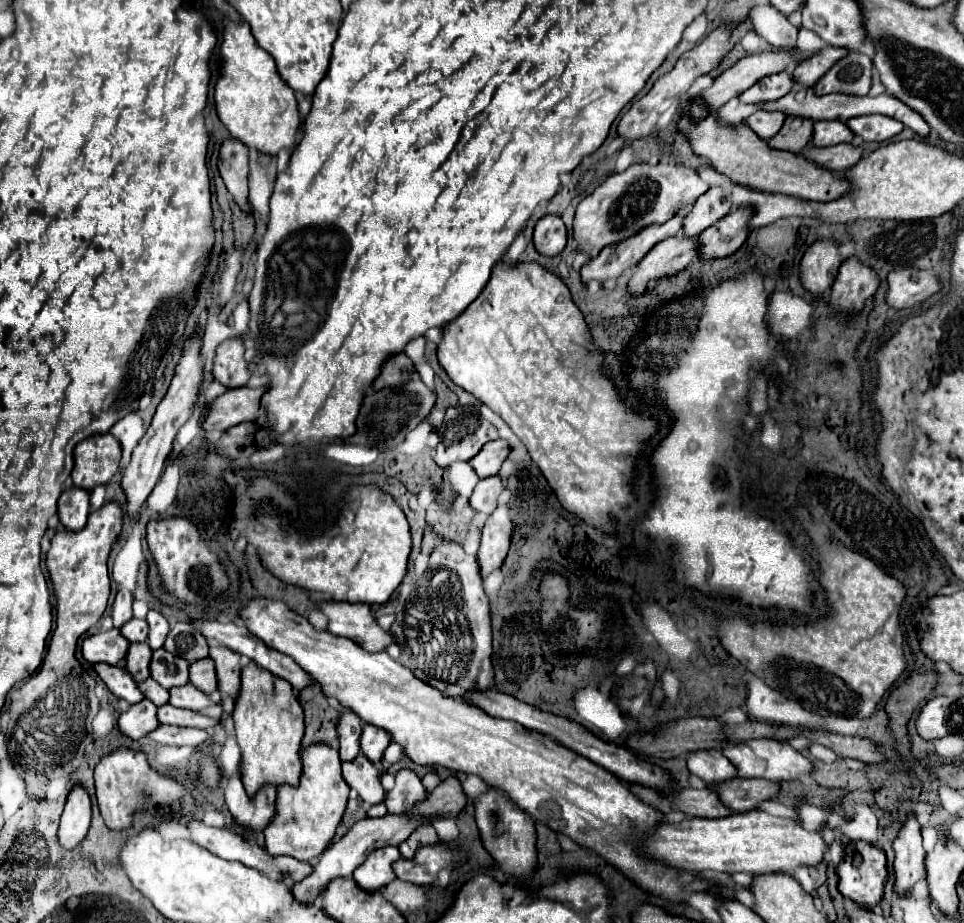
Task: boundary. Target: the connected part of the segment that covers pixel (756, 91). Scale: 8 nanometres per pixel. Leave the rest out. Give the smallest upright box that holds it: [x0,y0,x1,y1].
[739,71,795,103]

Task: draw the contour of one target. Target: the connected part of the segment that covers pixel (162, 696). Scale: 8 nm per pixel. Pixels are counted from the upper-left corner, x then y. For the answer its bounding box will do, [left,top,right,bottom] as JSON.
[139,677,169,707]

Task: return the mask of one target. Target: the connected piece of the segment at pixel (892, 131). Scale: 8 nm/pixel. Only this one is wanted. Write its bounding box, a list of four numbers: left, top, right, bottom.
[847,115,903,141]

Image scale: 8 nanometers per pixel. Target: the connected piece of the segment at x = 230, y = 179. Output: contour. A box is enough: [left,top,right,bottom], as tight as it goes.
[219,139,251,213]

